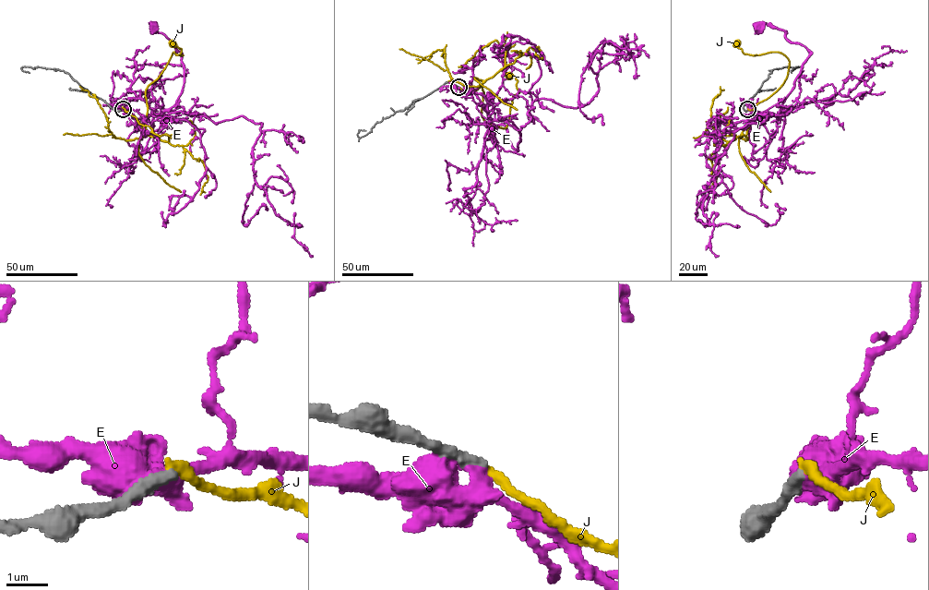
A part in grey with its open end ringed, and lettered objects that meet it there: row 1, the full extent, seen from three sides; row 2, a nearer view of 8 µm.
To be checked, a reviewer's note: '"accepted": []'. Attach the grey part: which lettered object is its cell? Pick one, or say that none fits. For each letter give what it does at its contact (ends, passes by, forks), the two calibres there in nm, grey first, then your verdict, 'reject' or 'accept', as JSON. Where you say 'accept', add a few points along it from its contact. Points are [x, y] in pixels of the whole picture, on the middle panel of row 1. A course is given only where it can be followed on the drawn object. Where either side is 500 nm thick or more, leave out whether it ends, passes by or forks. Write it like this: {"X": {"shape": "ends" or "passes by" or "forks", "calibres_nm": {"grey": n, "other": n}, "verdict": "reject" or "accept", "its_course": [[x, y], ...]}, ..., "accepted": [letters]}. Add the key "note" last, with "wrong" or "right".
{"E": {"calibres_nm": {"grey": 360, "other": 850}, "verdict": "reject"}, "J": {"shape": "ends", "calibres_nm": {"grey": 280, "other": 280}, "verdict": "reject"}, "accepted": [], "note": "right"}

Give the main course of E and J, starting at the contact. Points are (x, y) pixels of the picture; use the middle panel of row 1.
E: (458, 87), (473, 92), (493, 119), (509, 120), (516, 126), (518, 150), (506, 128), (490, 122), (490, 97)
J: (458, 87), (476, 90), (482, 81), (482, 117), (505, 128), (513, 97), (518, 92), (516, 78), (507, 75)

